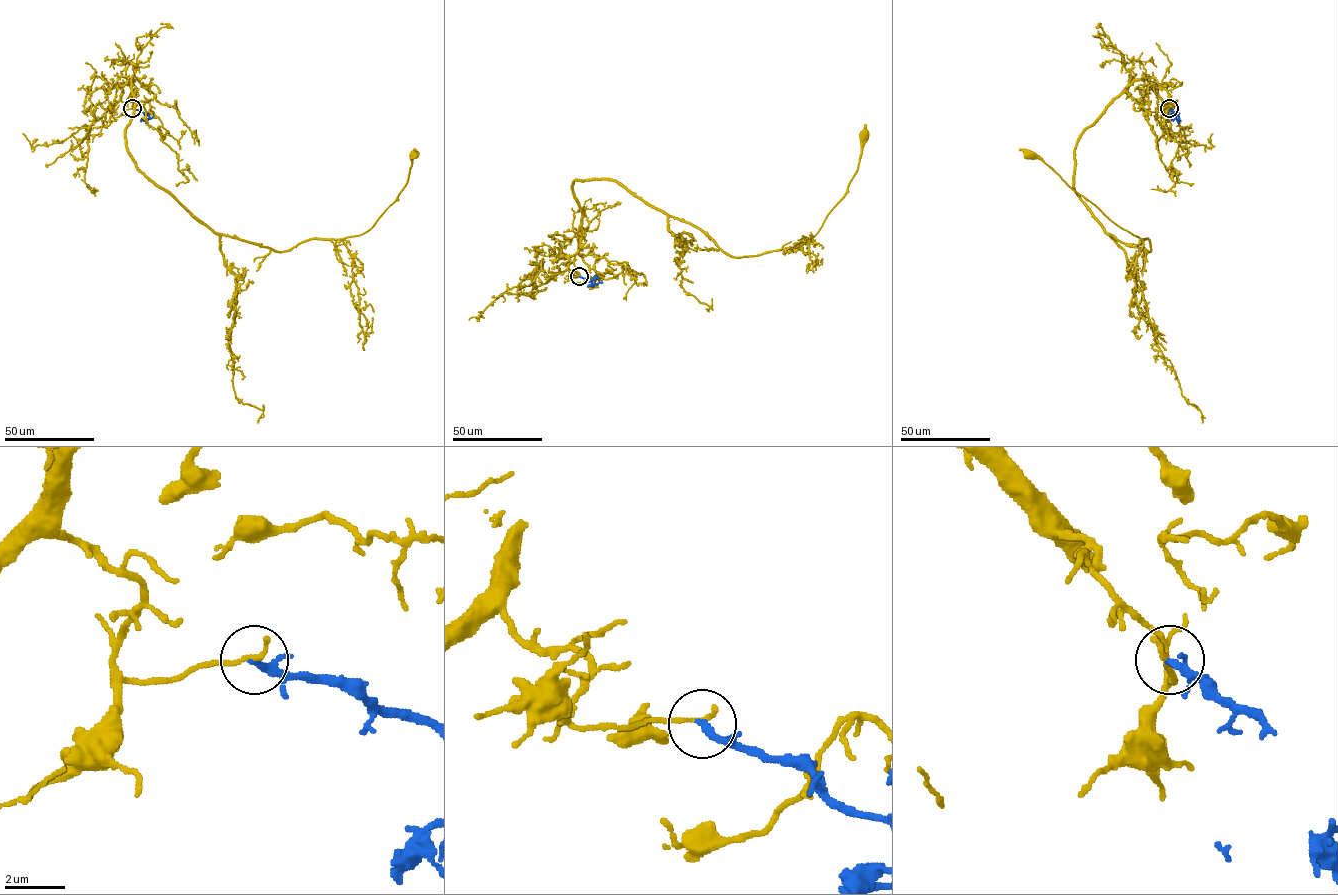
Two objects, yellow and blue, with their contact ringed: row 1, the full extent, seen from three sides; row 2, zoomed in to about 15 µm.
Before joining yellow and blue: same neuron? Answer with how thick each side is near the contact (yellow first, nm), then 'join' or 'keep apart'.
170 nm thick on the yellow side, 190 nm on the other; keep apart

